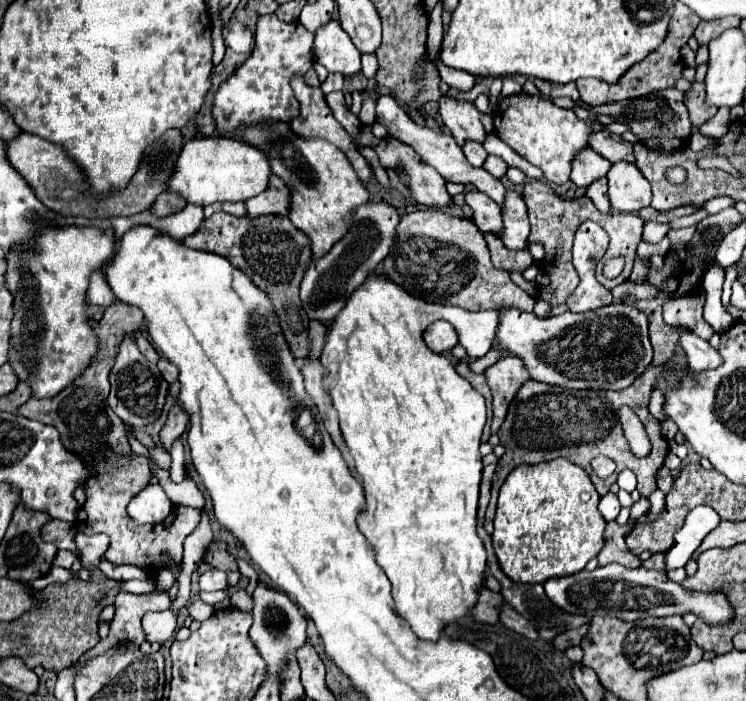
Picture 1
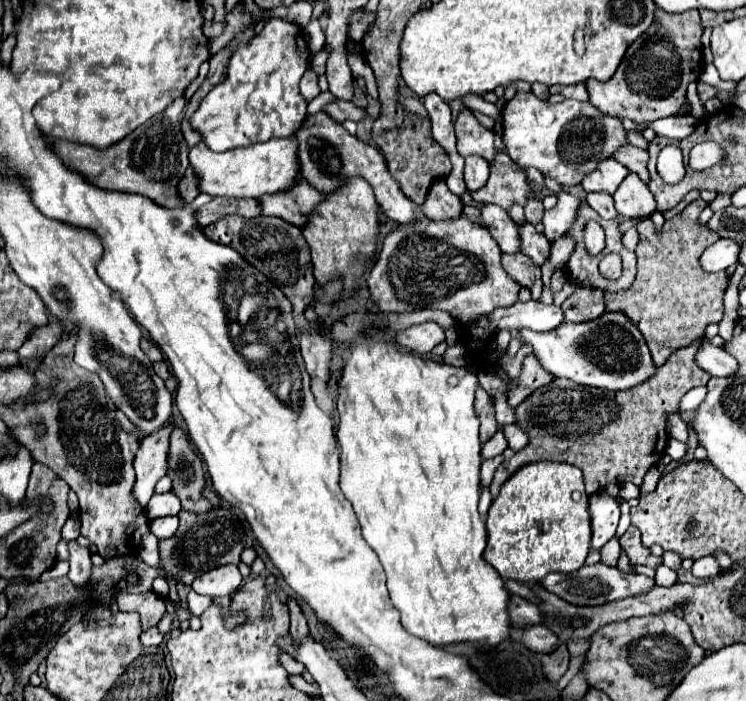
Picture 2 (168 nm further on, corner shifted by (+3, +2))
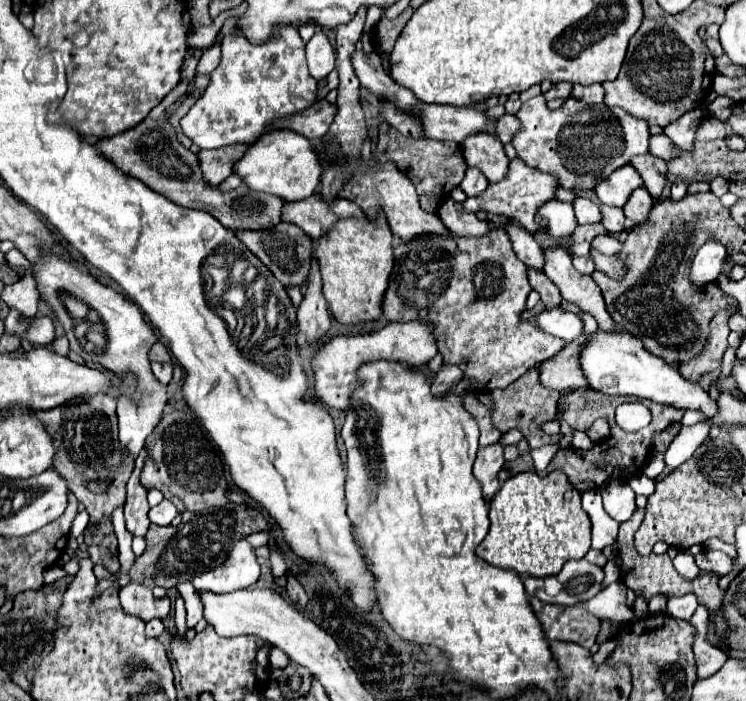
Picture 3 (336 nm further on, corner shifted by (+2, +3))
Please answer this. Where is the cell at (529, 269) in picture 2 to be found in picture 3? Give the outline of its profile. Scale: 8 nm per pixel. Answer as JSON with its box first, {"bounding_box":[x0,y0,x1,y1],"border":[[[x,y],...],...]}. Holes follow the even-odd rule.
{"bounding_box":[528,268,562,308],"border":[[[534,268],[528,270],[528,278],[530,278],[530,284],[532,288],[540,294],[542,302],[546,304],[546,308],[558,308],[560,302],[562,302],[562,296],[560,296],[560,290],[558,286],[544,274],[544,272],[536,272]]]}

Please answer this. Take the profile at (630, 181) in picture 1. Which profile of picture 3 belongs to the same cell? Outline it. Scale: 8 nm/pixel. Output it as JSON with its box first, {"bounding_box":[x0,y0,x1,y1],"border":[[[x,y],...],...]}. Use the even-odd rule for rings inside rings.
{"bounding_box":[624,188,654,226],"border":[[[638,188],[636,192],[632,192],[628,204],[624,206],[624,214],[636,226],[638,224],[646,224],[652,206],[654,206],[654,198],[648,194],[648,190],[646,188]]]}

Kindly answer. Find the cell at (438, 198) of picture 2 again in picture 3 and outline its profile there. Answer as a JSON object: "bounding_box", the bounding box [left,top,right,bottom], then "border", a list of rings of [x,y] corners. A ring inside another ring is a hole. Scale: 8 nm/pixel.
{"bounding_box":[438,198,490,236],"border":[[[448,198],[438,210],[444,226],[456,236],[486,236],[490,232],[488,222],[476,218],[476,214],[460,212],[460,204]]]}

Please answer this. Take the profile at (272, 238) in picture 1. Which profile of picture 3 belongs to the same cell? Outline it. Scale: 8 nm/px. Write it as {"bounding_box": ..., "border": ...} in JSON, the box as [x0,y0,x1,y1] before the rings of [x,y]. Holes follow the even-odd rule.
{"bounding_box":[236,222,312,284],"border":[[[280,222],[276,228],[264,230],[264,232],[236,232],[238,238],[246,244],[250,252],[254,252],[266,266],[268,270],[284,284],[304,284],[308,278],[308,268],[310,268],[310,258],[312,258],[312,240],[294,224]]]}

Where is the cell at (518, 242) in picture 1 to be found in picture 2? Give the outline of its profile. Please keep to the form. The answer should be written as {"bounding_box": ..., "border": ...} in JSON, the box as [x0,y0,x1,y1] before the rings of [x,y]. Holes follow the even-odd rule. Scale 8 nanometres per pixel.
{"bounding_box":[519,223,551,265],"border":[[[531,223],[519,225],[519,241],[521,241],[521,253],[529,255],[539,265],[545,263],[545,259],[549,257],[551,243],[543,233],[537,233]]]}

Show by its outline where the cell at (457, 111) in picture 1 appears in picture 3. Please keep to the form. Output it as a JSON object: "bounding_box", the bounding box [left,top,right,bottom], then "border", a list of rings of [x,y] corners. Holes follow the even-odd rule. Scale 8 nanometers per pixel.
{"bounding_box":[462,134,510,184],"border":[[[488,134],[470,136],[462,144],[462,152],[466,164],[470,168],[478,168],[488,178],[490,184],[496,184],[506,178],[510,160],[504,154],[502,142],[496,136],[488,136]]]}

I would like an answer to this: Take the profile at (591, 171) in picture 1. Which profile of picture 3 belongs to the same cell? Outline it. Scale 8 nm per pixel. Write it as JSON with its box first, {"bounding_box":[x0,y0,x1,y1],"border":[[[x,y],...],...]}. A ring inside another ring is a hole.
{"bounding_box":[594,166,644,208],"border":[[[628,166],[628,168],[618,168],[614,172],[614,176],[600,182],[594,190],[596,190],[602,204],[624,208],[630,194],[642,186],[644,186],[644,182],[642,182],[640,174],[632,166]]]}

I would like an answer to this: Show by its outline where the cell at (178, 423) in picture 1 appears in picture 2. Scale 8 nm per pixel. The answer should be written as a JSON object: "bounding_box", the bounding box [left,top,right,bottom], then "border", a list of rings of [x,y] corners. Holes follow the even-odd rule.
{"bounding_box":[133,423,175,507],"border":[[[173,423],[163,425],[159,431],[147,435],[141,441],[139,453],[135,457],[135,473],[137,481],[133,487],[135,499],[147,507],[157,481],[167,473],[167,459],[169,459],[169,435],[175,429]]]}

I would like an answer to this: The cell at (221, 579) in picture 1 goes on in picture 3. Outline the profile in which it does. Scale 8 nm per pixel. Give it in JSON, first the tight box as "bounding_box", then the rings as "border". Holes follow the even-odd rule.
{"bounding_box":[190,538,260,594],"border":[[[242,538],[232,546],[230,556],[224,560],[224,564],[220,564],[214,570],[192,576],[190,582],[194,584],[196,590],[224,594],[250,588],[258,578],[260,578],[260,564],[256,560],[254,548],[246,538]]]}

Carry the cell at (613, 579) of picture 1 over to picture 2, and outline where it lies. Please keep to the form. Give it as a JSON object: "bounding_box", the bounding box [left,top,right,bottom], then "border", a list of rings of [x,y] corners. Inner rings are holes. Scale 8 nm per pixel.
{"bounding_box":[541,563,653,607],"border":[[[605,563],[583,565],[575,573],[551,573],[541,583],[543,583],[543,587],[547,587],[551,593],[565,599],[567,603],[583,605],[583,607],[597,607],[597,605],[607,605],[607,603],[619,601],[619,599],[639,597],[653,589],[651,577],[637,575],[637,573],[625,573],[625,571],[619,571],[617,567],[609,567]]]}

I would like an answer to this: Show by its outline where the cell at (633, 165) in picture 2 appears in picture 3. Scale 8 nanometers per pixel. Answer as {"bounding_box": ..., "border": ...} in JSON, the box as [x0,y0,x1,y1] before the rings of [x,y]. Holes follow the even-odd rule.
{"bounding_box":[632,154,666,198],"border":[[[648,154],[648,156],[636,156],[632,166],[638,170],[638,174],[644,180],[644,188],[654,196],[660,198],[664,186],[666,186],[666,162]]]}

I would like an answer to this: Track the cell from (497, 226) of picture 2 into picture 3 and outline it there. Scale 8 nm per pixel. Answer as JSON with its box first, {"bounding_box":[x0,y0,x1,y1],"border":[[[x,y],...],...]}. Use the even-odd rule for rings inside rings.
{"bounding_box":[506,222,544,270],"border":[[[510,222],[508,228],[506,228],[510,240],[514,242],[514,252],[516,256],[528,264],[530,268],[536,268],[536,270],[542,270],[544,268],[544,250],[536,244],[536,240],[532,238],[532,234],[522,228],[520,224],[516,222]]]}

